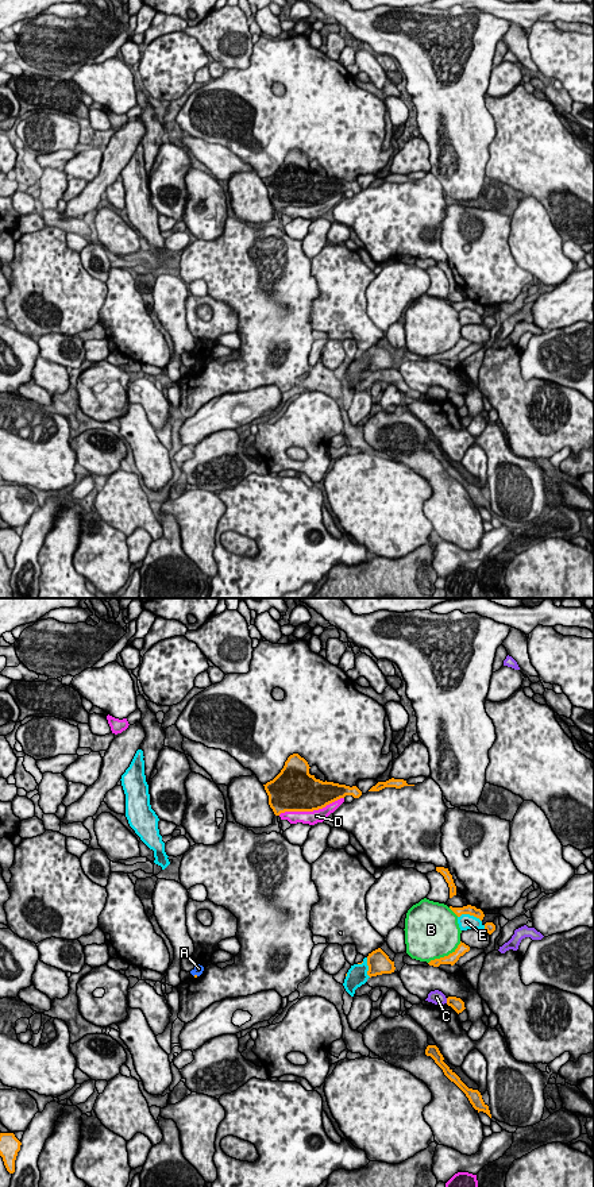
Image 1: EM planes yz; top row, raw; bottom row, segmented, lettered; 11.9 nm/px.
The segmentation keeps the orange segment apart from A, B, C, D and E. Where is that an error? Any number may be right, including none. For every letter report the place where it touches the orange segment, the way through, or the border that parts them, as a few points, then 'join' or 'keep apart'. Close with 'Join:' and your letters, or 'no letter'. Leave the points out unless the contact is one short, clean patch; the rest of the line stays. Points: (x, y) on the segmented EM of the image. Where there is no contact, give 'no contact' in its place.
A: no contact; keep apart
B: contact yz (444, 956); keep apart
C: contact yz (447, 1001); keep apart
D: contact yz (311, 810); keep apart
E: contact yz (470, 914); keep apart
Join: no letter

